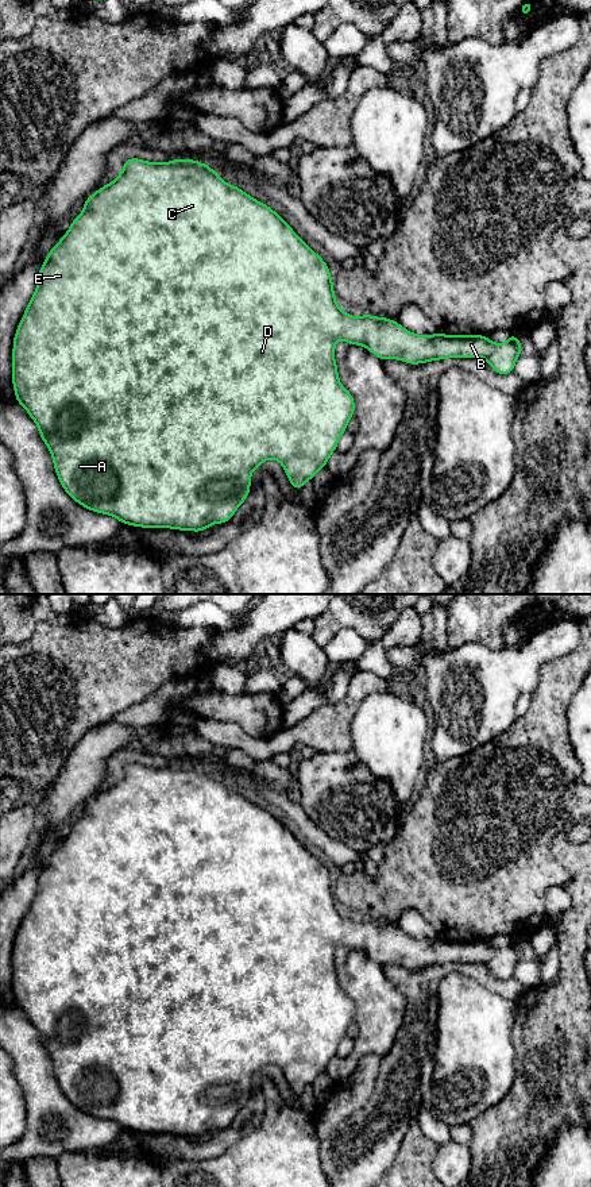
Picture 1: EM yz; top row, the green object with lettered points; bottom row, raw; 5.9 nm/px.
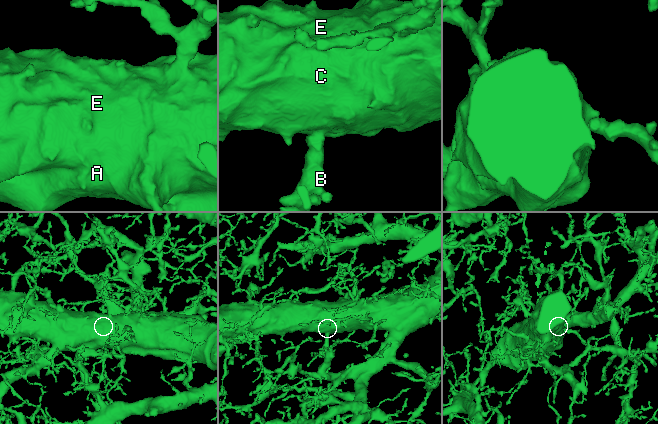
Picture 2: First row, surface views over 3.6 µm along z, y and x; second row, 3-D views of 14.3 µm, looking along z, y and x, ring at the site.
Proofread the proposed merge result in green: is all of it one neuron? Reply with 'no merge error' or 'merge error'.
no merge error

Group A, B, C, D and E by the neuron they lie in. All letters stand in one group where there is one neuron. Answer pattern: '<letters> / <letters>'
A B C D E

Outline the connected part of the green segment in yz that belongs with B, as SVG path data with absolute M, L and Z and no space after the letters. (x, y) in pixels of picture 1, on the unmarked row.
M128 763L113 786L85 805L82 817L42 868L35 897L13 941L12 990L16 1006L36 1029L42 1047L51 1057L63 1095L77 1109L92 1117L113 1121L127 1130L202 1137L232 1124L250 1099L252 1076L264 1065L278 1065L296 1097L327 1071L355 1020L355 1005L341 990L335 966L335 951L341 944L349 951L366 952L382 966L398 964L409 970L447 963L484 963L502 980L514 976L517 963L522 959L517 939L511 939L503 948L494 948L486 940L445 940L439 936L434 940L418 940L387 922L344 918L336 907L328 870L269 810L239 791L227 789L202 767L177 763L157 768Z

